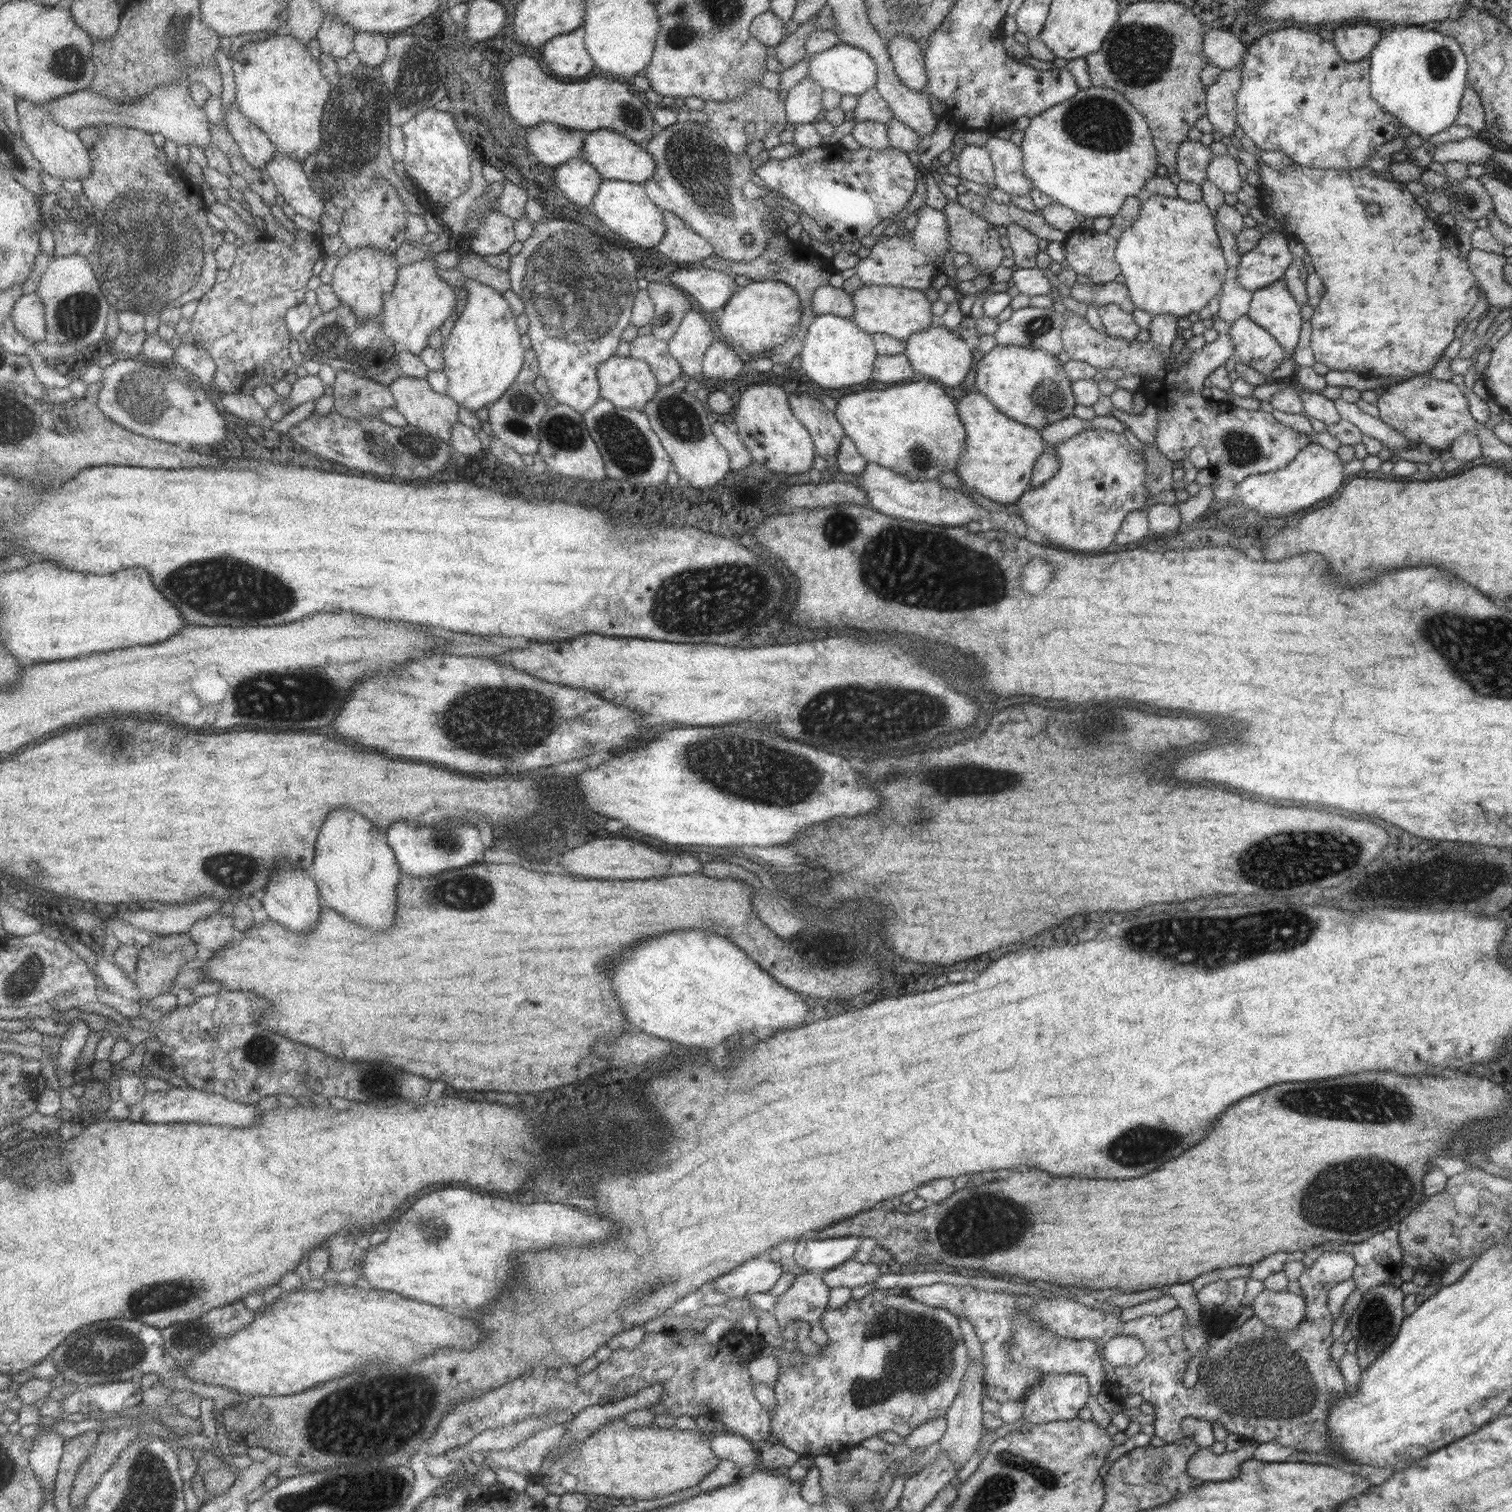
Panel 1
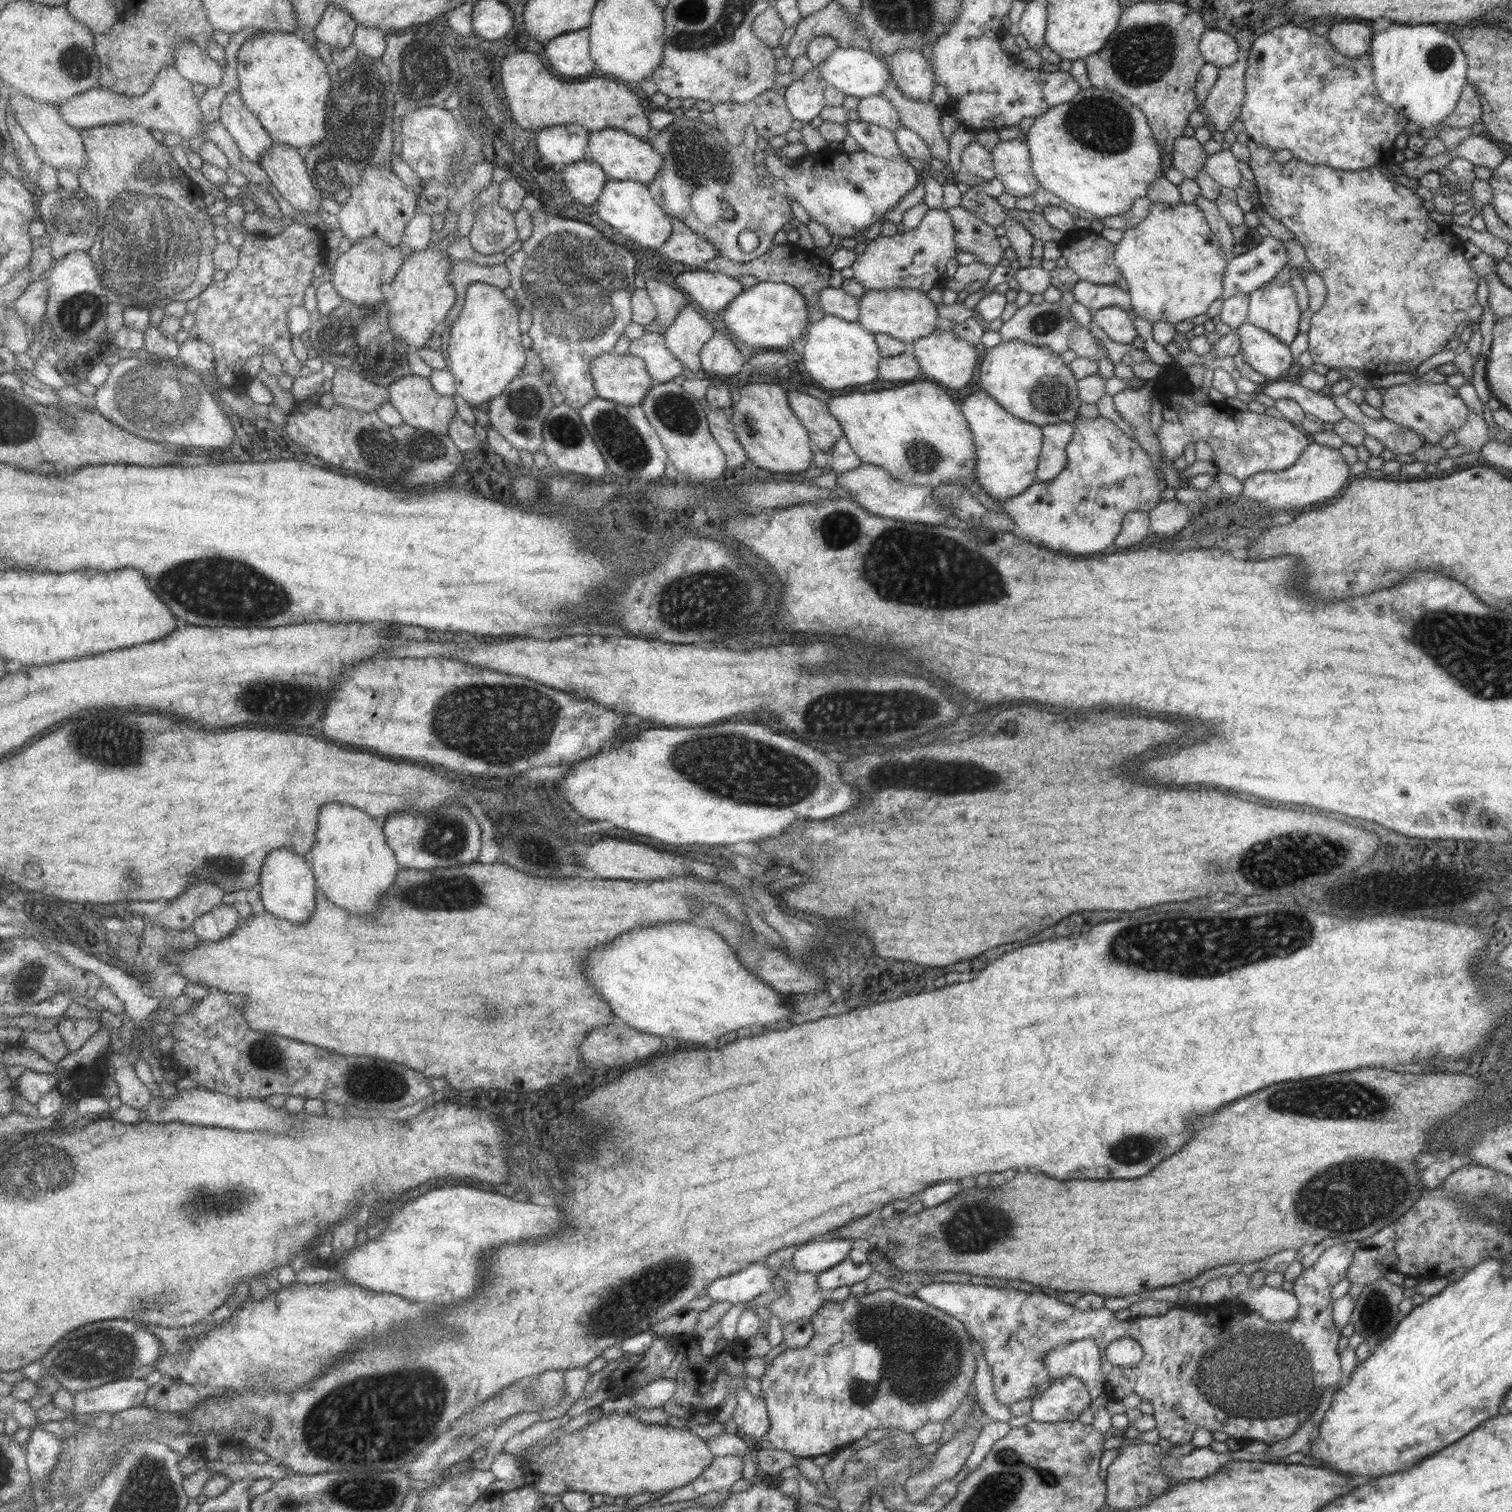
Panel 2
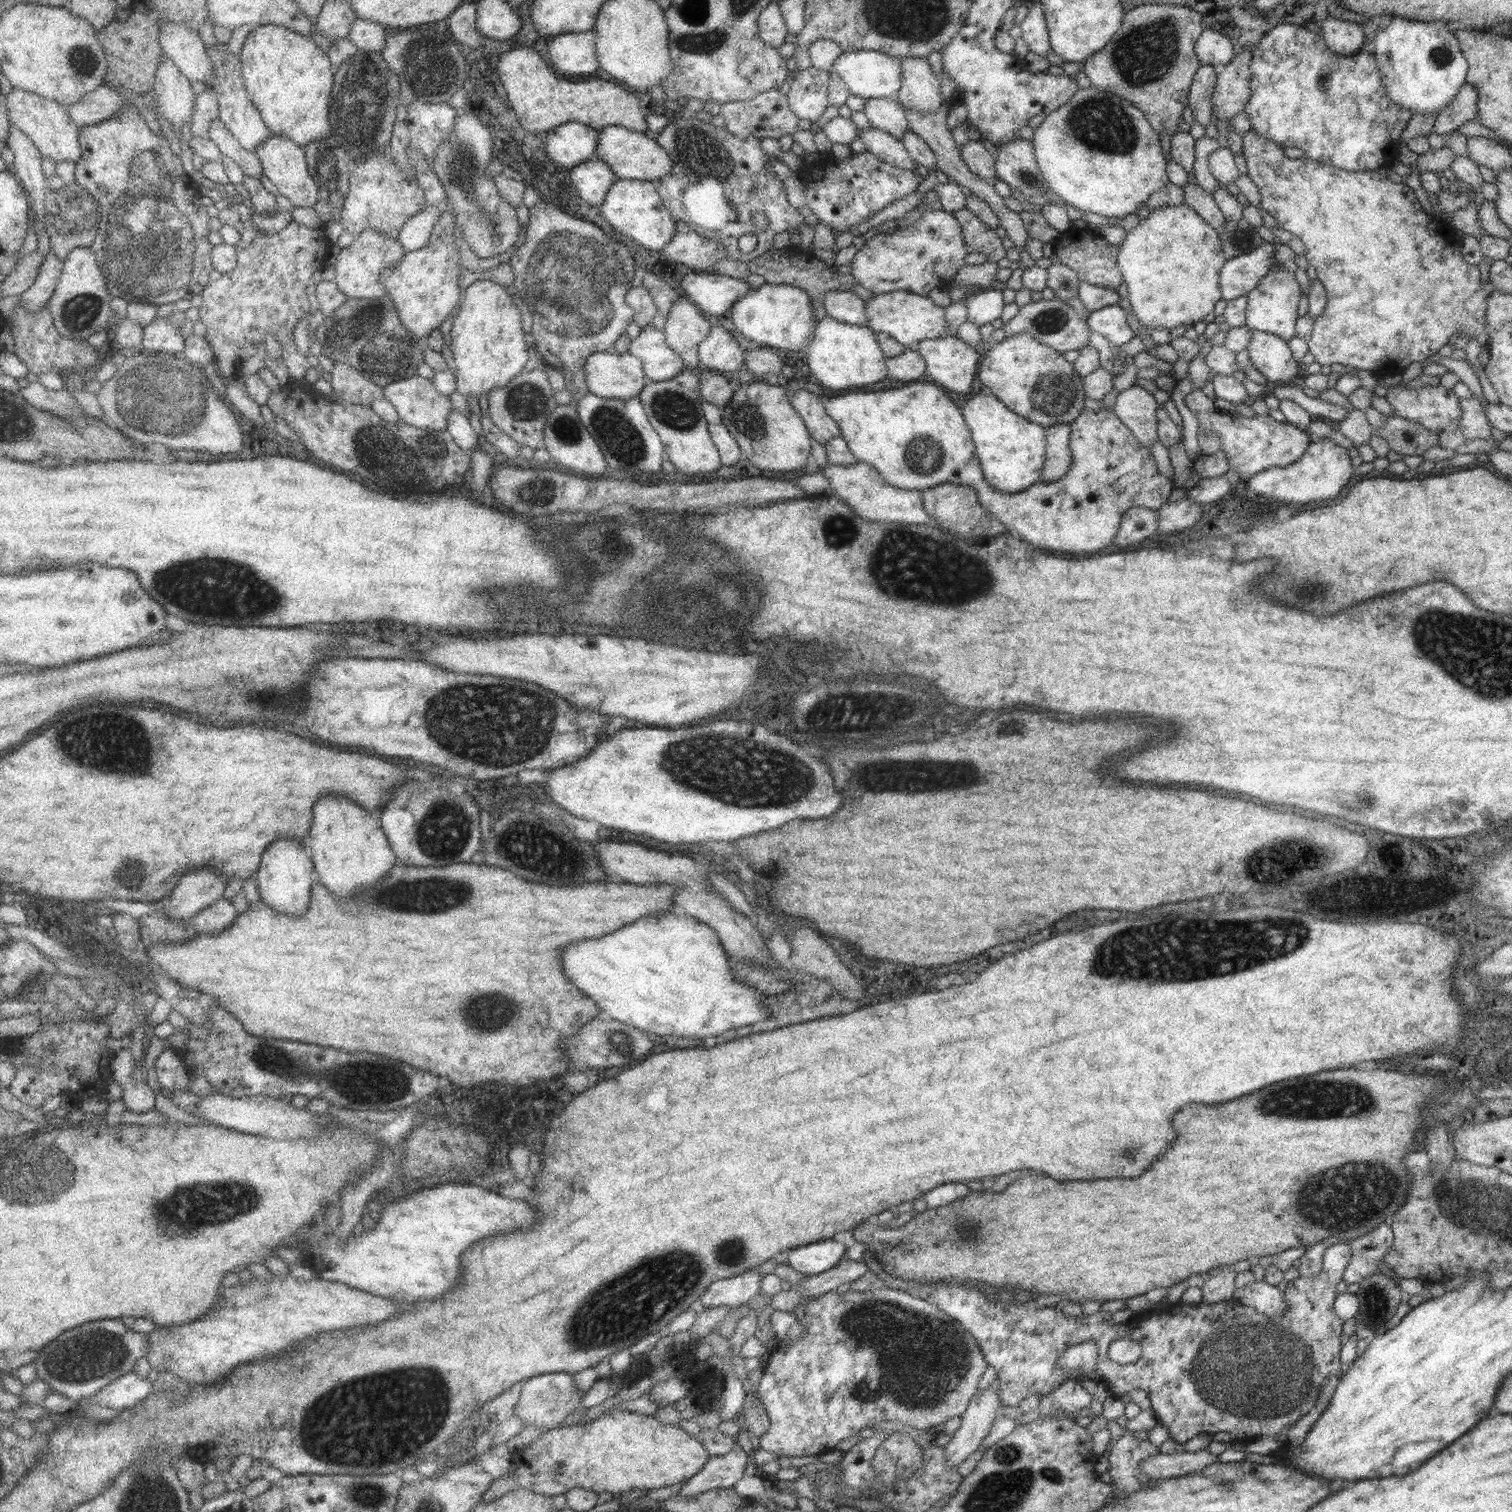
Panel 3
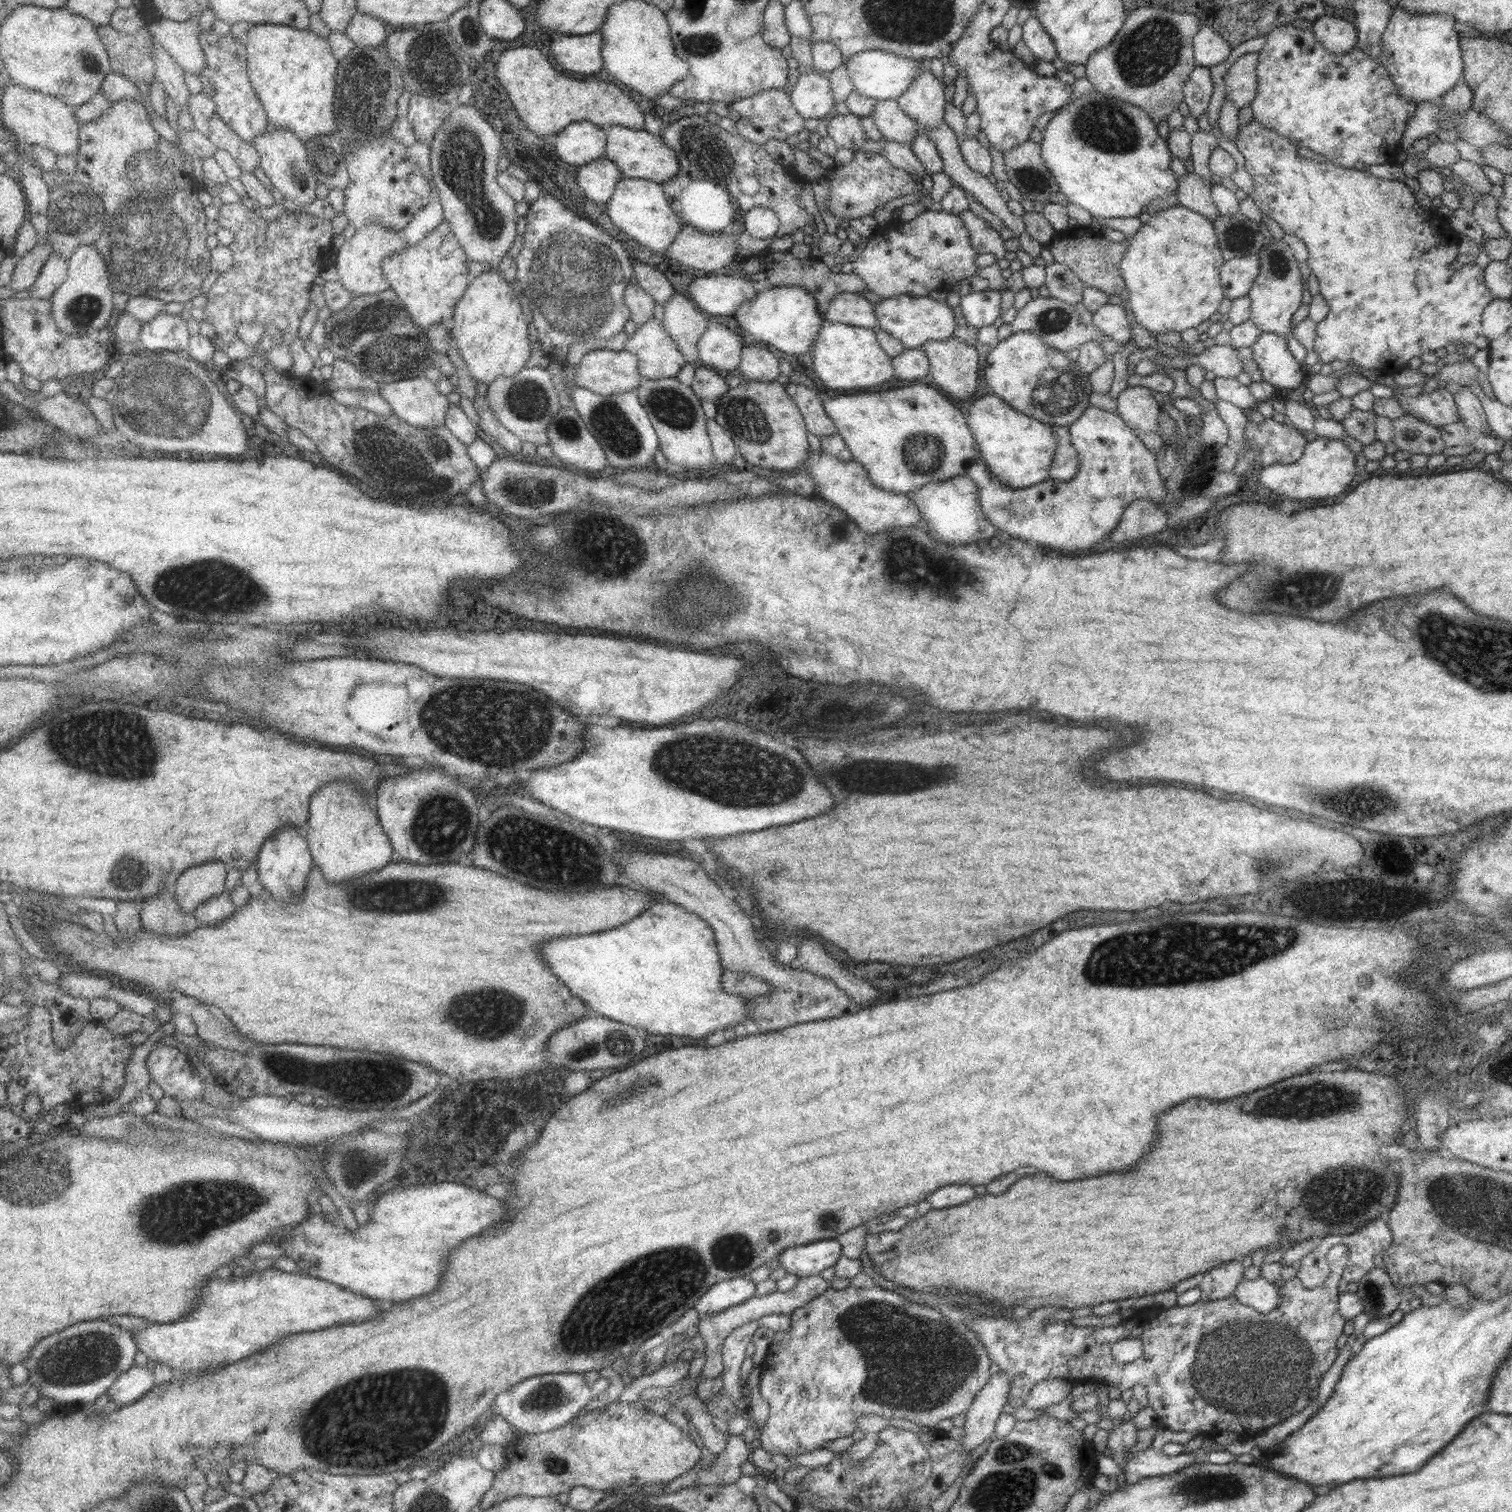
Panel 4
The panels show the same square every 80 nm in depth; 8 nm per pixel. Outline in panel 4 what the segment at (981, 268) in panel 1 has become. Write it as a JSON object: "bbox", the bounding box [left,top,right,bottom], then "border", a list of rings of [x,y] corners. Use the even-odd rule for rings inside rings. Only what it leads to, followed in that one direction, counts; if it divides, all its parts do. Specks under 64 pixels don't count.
{"bbox":[958,210,1005,260],"border":[[[969,210],[960,212],[958,217],[967,229],[970,245],[973,246],[978,254],[989,252],[997,260],[1005,256],[1004,240],[999,237],[998,231],[993,230],[985,220]]]}

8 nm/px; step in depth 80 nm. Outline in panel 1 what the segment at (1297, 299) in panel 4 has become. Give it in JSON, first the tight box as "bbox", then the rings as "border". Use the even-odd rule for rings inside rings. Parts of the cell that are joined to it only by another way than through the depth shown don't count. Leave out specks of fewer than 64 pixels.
{"bbox":[1246,275,1299,357],"border":[[[1282,275],[1266,288],[1252,292],[1246,315],[1251,322],[1265,329],[1289,357],[1299,338],[1299,309]]]}

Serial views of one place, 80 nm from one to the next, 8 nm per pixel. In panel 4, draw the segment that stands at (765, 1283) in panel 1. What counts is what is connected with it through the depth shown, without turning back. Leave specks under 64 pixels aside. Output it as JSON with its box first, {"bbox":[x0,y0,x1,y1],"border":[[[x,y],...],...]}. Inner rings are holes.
{"bbox":[694,1276,755,1315],"border":[[[747,1276],[725,1279],[713,1283],[705,1294],[698,1297],[694,1309],[700,1315],[718,1313],[726,1308],[741,1304],[753,1296],[755,1284]]]}

